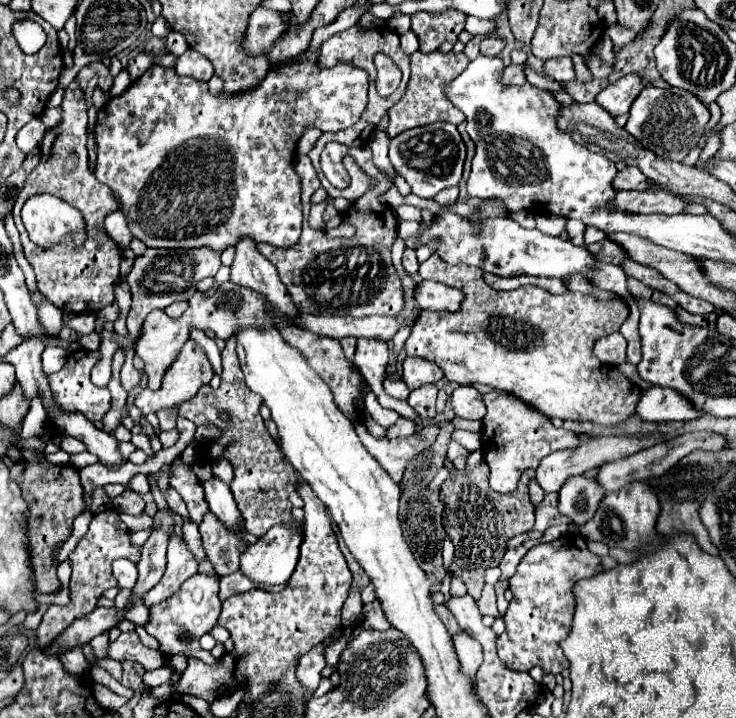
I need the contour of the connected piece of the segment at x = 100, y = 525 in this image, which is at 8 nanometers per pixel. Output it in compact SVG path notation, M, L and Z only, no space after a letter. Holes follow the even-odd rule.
M110 507L106 511L100 511L92 517L90 529L84 535L84 539L78 543L78 547L72 551L70 561L72 561L72 577L70 577L70 603L64 607L56 607L52 605L46 613L44 619L40 623L40 627L36 629L36 645L38 647L46 647L50 645L50 641L62 633L74 619L84 617L82 613L88 613L92 607L96 607L96 599L100 593L104 593L106 589L114 587L116 581L112 577L112 563L120 557L138 563L140 561L140 547L132 545L130 541L132 531L124 529L120 525L120 513ZM86 609L86 611L84 611Z

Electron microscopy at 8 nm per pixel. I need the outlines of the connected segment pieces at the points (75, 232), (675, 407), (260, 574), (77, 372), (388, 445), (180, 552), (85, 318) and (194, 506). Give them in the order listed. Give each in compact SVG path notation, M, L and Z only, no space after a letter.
M42 193L42 195L32 195L24 207L22 207L22 221L24 221L24 227L30 235L30 239L42 247L42 249L52 249L56 245L60 245L68 235L72 239L72 245L74 245L74 251L80 251L86 237L88 237L88 231L86 231L86 221L84 217L80 215L80 211L72 205L68 205L66 201L62 201L60 197L54 197L54 195L48 195L48 193Z
M650 387L650 389L640 391L636 415L648 423L670 423L670 421L696 419L700 417L700 411L688 405L686 399L680 399L676 391Z
M292 523L292 527L272 527L256 543L248 545L240 555L240 571L254 583L280 585L286 583L298 561L298 547L302 543L302 523Z
M80 349L68 357L66 365L58 373L50 375L50 387L56 395L56 399L60 401L60 407L68 409L68 411L82 411L90 421L102 421L104 415L110 411L110 401L112 401L112 395L106 387L96 387L90 381L90 371L92 371L96 359L98 359L98 355L94 351Z
M358 421L356 433L358 433L362 445L378 459L378 463L390 473L390 477L396 483L400 483L404 479L404 471L406 471L408 461L412 457L416 457L418 453L422 453L422 449L428 449L436 441L440 429L436 425L428 425L428 431L424 427L424 431L418 431L410 437L374 439L368 433L366 425L362 421Z
M174 537L168 545L168 567L164 577L158 585L154 585L150 591L144 593L144 605L152 607L156 603L162 603L172 593L178 591L178 587L198 571L198 563L192 557L192 553L186 549L186 543L178 537Z
M84 313L84 315L74 315L70 321L66 321L66 325L70 329L74 329L80 335L92 333L94 331L94 323L96 323L96 315L94 313Z
M176 457L176 461L174 461L174 475L170 477L170 485L180 493L180 497L188 505L188 511L190 511L192 521L194 523L200 523L210 509L208 509L208 503L204 499L202 483L194 475L192 467L190 465L184 465L180 461L180 457Z

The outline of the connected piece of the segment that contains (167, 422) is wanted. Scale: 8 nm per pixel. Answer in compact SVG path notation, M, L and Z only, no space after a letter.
M170 407L170 409L160 409L158 413L158 419L160 419L160 423L164 425L164 429L174 429L176 427L176 417L178 417L178 411L176 411L176 407Z

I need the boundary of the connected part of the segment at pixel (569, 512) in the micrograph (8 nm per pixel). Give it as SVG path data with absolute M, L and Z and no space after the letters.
M570 477L560 489L558 509L582 527L594 515L596 503L600 503L602 497L604 491L600 489L600 485L596 485L594 479Z

